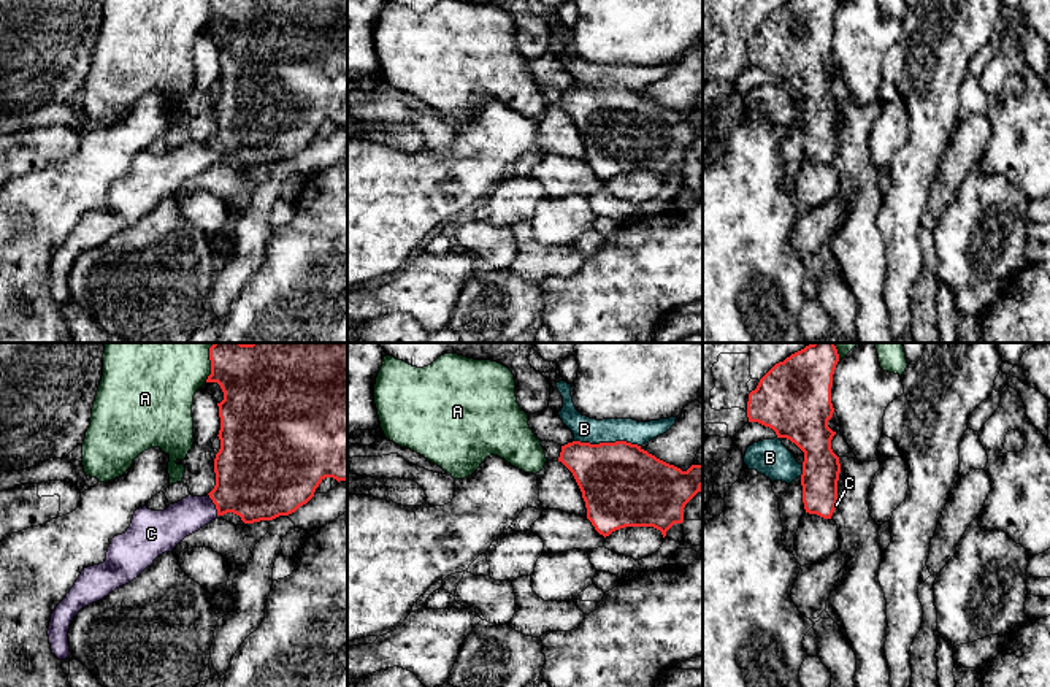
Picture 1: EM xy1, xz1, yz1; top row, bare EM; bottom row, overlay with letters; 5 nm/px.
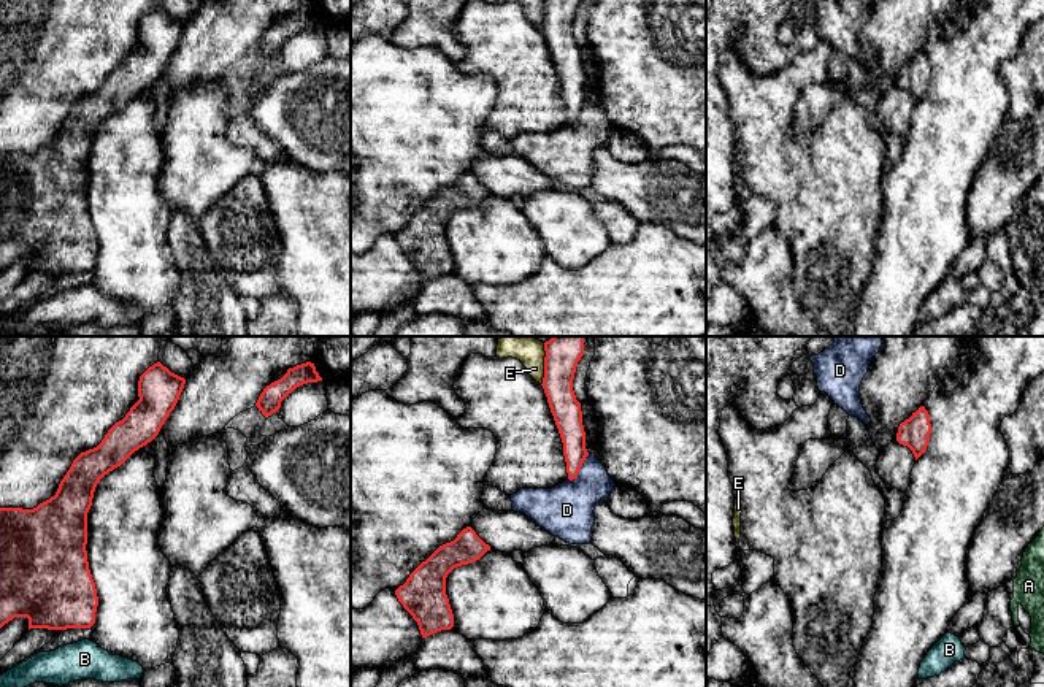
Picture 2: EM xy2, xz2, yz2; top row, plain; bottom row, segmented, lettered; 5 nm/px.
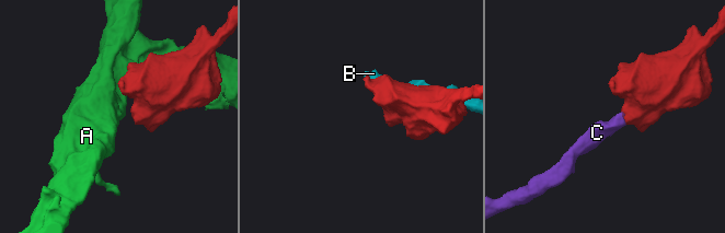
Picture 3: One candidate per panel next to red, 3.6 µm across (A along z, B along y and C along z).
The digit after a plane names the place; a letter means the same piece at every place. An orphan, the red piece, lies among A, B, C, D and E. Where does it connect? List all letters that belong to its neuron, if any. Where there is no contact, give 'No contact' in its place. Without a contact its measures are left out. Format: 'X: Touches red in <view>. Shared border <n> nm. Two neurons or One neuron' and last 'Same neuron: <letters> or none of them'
A: Touches red in xy1. Shared border 140 nm. Two neurons
B: Touches red in xz1. Shared border 340 nm. Two neurons
C: Touches red in xy1. Shared border 120 nm. One neuron
D: Touches red in xz2. Shared border 170 nm. Two neurons
E: Touches red in xz2. Shared border 150 nm. Two neurons
Same neuron: C

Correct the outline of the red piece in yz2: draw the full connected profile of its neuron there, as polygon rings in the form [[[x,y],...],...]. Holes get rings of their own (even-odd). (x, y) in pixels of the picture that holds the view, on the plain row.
[[[920,51],[909,63],[900,68],[896,86],[908,90],[917,105],[928,90],[930,78],[930,59],[925,51]]]

